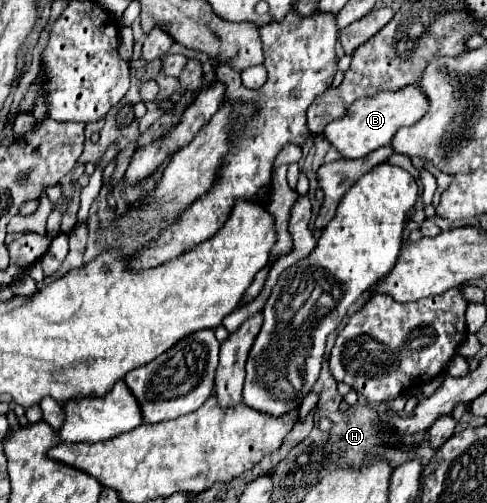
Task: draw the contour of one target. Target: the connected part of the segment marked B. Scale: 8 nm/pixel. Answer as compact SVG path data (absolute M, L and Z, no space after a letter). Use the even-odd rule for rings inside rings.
M409 85L395 93L385 91L353 101L341 119L335 119L329 123L329 127L325 127L323 135L341 153L341 157L361 159L371 151L389 145L399 127L417 123L421 115L425 115L425 95L421 95L415 85Z

